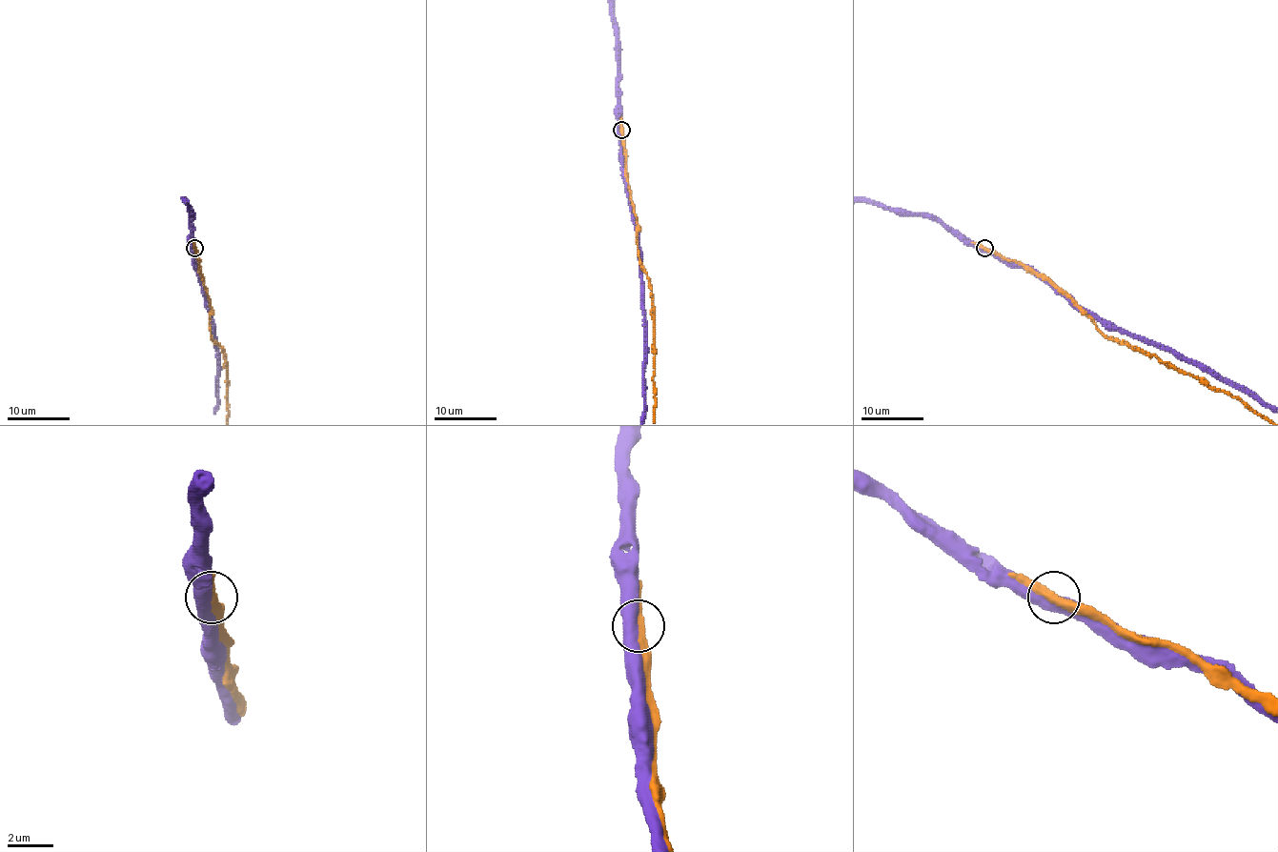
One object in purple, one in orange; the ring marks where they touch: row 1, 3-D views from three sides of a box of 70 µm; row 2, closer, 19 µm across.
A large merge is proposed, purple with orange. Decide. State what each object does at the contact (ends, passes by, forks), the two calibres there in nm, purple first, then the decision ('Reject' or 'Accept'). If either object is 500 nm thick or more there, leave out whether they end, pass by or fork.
Thickness 550 nm (purple) against 380 nm. Reject

